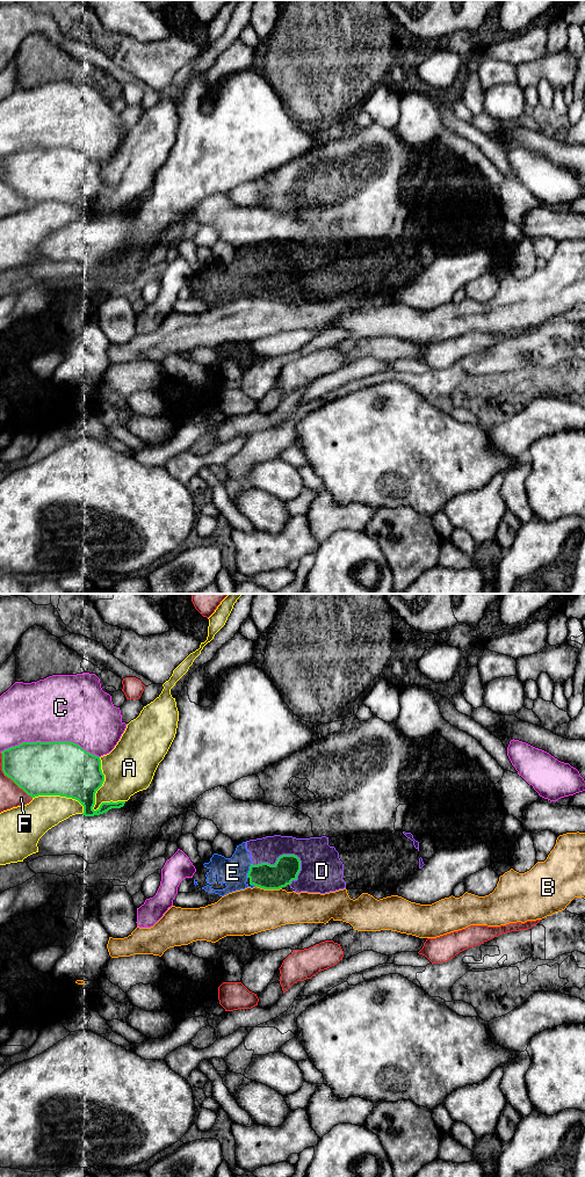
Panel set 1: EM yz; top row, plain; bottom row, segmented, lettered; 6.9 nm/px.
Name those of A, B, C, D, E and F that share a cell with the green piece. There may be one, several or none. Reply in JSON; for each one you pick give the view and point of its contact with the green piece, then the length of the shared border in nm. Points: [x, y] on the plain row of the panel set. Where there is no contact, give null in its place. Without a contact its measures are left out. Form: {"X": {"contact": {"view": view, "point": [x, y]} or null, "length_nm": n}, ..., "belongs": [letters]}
{"belongs": []}

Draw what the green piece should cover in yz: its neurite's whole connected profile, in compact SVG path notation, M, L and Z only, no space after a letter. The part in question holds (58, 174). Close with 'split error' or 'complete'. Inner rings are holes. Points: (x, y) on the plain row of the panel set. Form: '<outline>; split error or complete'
M72 147L22 148L1 158L2 177L31 204L60 202L78 206L84 212L85 223L100 221L111 215L121 215L125 208L102 209L94 217L95 199L104 188L101 166Z; complete

